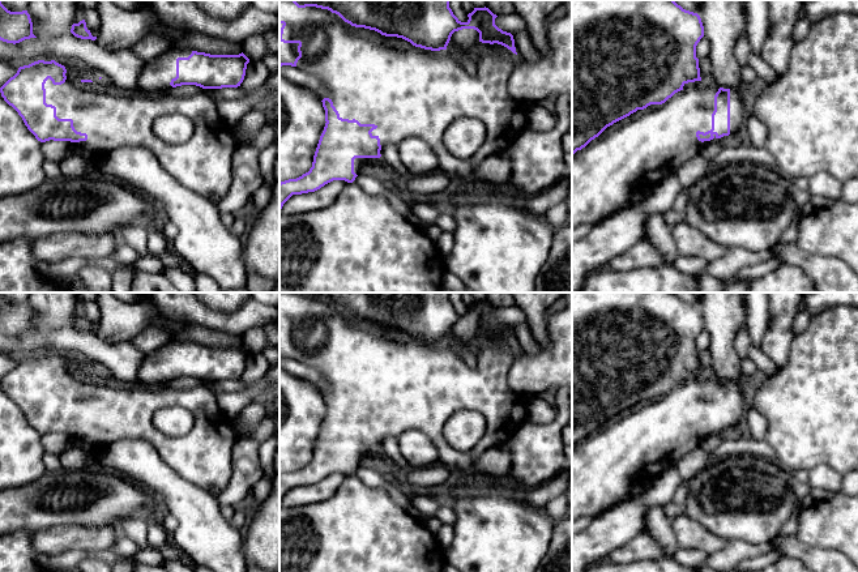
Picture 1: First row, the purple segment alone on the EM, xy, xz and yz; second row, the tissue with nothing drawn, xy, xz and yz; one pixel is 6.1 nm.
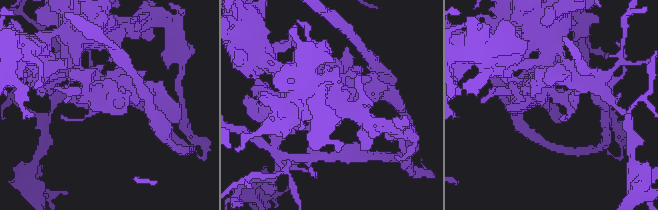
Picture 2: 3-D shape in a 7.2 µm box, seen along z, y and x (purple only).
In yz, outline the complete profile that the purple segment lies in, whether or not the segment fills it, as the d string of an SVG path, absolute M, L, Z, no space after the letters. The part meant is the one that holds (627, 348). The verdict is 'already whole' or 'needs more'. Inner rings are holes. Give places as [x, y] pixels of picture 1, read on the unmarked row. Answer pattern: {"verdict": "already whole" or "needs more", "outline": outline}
{"verdict": "needs more", "outline": "M572 293L572 522L580 517L598 517L633 498L631 485L641 478L654 479L697 448L710 432L734 427L748 407L743 384L705 376L700 370L696 338L704 329L697 306L683 302L674 293Z"}

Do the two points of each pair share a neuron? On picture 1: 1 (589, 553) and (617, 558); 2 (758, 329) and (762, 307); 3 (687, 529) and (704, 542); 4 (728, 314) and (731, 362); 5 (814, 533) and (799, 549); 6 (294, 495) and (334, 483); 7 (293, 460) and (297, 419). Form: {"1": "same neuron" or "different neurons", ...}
{"1": "different neurons", "2": "same neuron", "3": "same neuron", "4": "same neuron", "5": "different neurons", "6": "same neuron", "7": "same neuron"}

